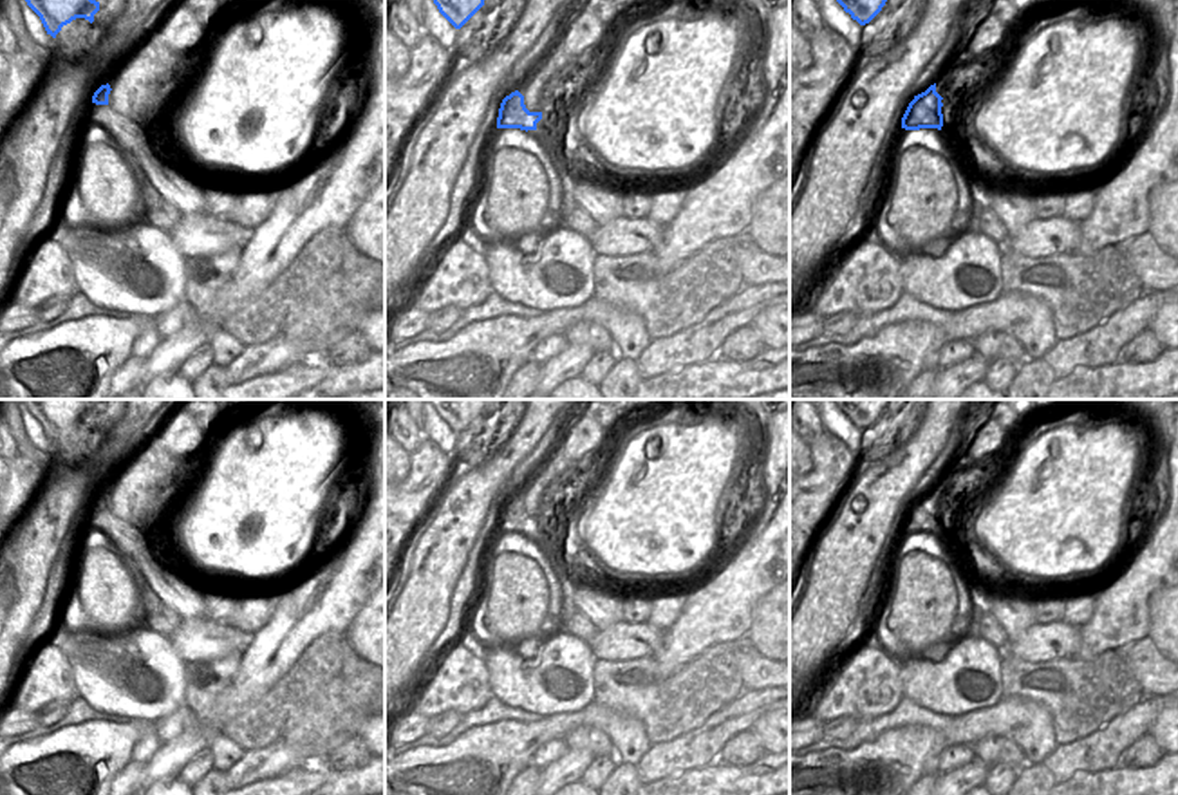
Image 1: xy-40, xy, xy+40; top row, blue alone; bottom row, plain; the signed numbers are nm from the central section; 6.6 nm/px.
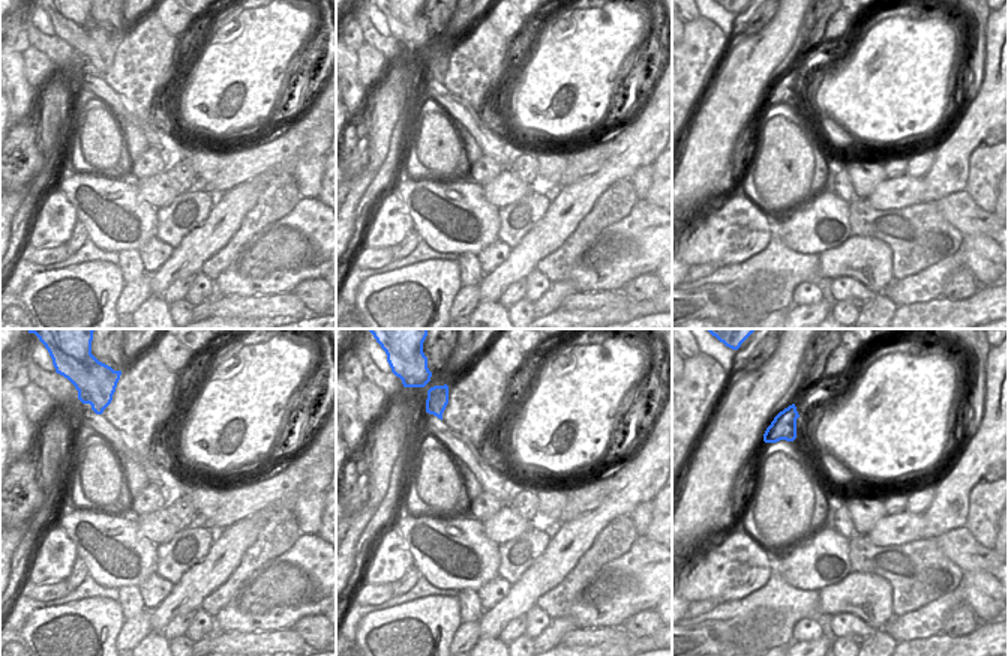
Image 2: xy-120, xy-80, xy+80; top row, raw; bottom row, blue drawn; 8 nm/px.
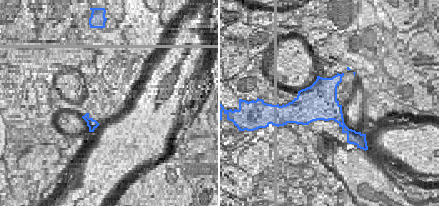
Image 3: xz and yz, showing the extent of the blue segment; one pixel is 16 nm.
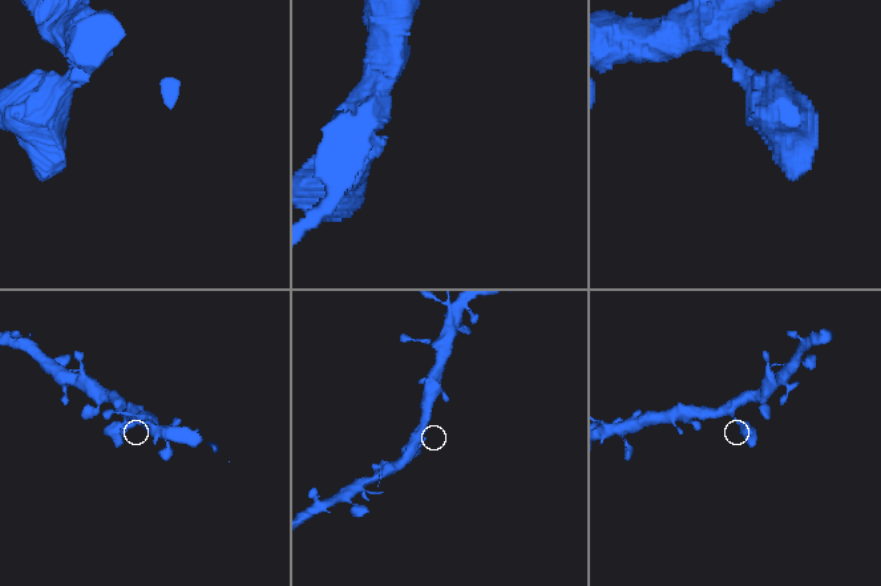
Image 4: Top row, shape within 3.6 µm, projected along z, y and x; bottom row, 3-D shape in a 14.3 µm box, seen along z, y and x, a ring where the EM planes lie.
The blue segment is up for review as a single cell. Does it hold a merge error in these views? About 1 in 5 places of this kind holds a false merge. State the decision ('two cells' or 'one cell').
one cell

